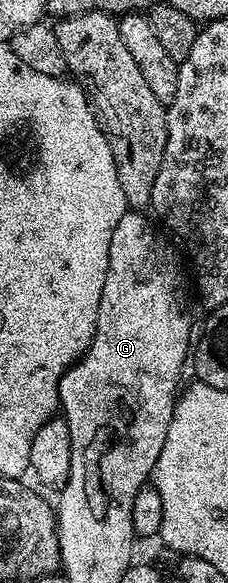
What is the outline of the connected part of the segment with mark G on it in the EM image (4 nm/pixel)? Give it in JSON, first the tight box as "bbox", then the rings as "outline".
{"bbox":[54,212,190,555],"outline":[[[129,212],[118,220],[118,228],[114,228],[114,236],[110,236],[110,260],[106,268],[106,284],[102,284],[102,300],[96,313],[96,331],[92,343],[86,353],[62,376],[60,381],[60,404],[64,422],[69,428],[70,436],[70,468],[69,476],[59,487],[60,499],[54,502],[56,511],[56,535],[60,541],[61,555],[68,554],[128,554],[132,550],[132,509],[134,496],[152,477],[152,470],[158,464],[158,456],[166,444],[166,432],[170,428],[172,413],[176,407],[180,373],[186,370],[186,359],[190,354],[190,338],[188,342],[188,302],[184,299],[184,278],[180,275],[180,258],[176,250],[143,218],[143,213]]]}

